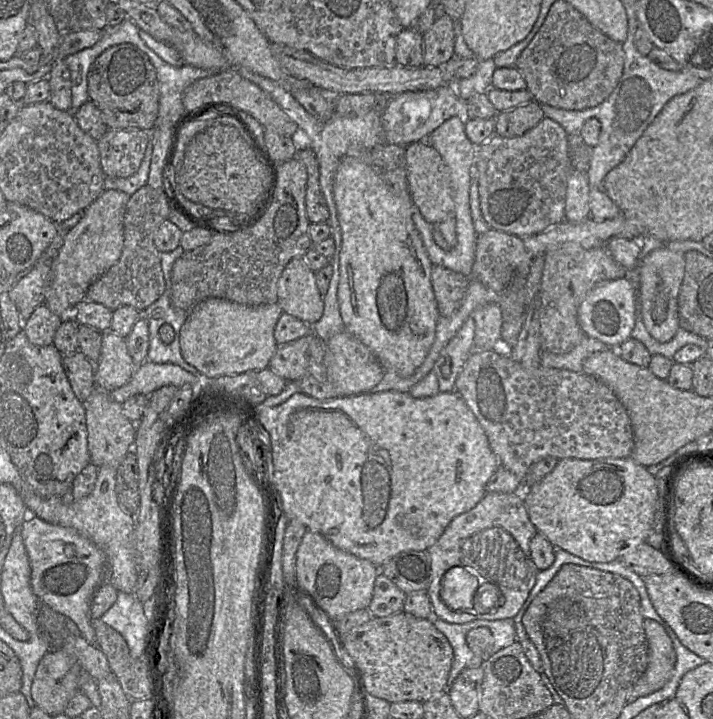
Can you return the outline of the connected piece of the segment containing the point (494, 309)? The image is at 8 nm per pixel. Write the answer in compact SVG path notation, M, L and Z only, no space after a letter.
M489 303L477 308L473 313L475 335L473 351L492 350L502 338L503 316L496 303Z

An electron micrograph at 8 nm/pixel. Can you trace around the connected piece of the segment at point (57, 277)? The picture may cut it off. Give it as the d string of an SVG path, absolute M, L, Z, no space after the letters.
M117 189L104 190L100 196L83 212L77 225L67 231L57 256L51 262L52 281L44 304L51 312L61 318L70 318L77 306L85 299L90 285L106 273L121 256L124 243L124 213L130 195Z

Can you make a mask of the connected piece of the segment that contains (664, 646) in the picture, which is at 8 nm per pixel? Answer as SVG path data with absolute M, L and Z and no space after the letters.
M646 618L643 627L649 644L649 663L629 693L627 703L660 690L671 678L676 663L673 643L663 626Z

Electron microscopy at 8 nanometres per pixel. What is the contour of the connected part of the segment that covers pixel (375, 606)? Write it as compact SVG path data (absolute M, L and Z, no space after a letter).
M379 573L374 582L372 600L367 607L374 617L386 617L403 611L406 595L388 577Z

